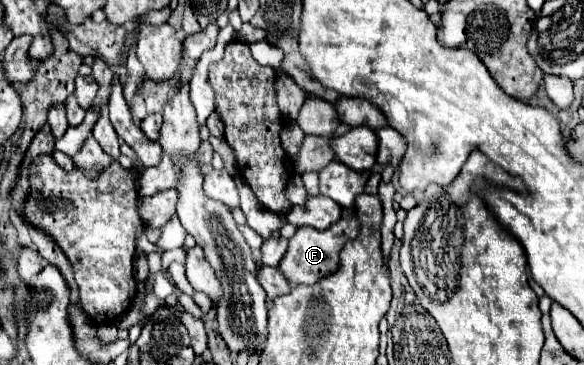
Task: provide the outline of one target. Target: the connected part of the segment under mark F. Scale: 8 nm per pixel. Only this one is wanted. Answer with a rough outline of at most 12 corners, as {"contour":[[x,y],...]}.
{"contour":[[356,213],[326,231],[300,227],[280,271],[314,285],[340,267]]}

